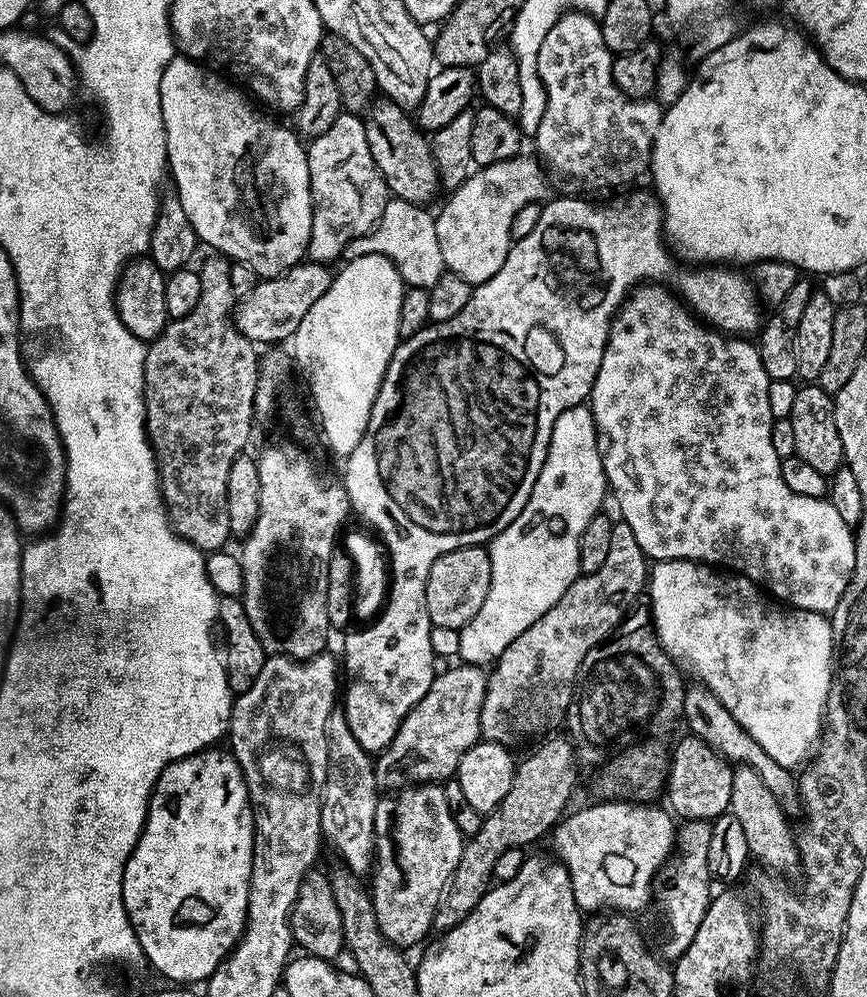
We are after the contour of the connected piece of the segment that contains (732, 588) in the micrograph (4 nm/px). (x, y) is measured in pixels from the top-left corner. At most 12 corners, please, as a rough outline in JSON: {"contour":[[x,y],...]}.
{"contour":[[651,565],[660,645],[786,769],[819,741],[832,621]]}

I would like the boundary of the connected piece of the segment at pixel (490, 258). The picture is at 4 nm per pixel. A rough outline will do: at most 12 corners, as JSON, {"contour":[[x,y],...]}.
{"contour":[[535,155],[477,168],[435,213],[447,271],[494,278],[518,210],[549,195]]}

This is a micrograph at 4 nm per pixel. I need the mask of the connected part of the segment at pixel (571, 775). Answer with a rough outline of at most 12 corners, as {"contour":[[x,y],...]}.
{"contour":[[571,739],[517,763],[510,794],[467,837],[432,927],[482,902],[494,862],[545,839],[569,811]]}

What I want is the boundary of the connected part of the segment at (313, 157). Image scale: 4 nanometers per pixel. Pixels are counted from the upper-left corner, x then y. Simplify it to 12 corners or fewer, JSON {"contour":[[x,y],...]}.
{"contour":[[342,114],[307,145],[309,261],[331,265],[384,219],[368,125]]}

